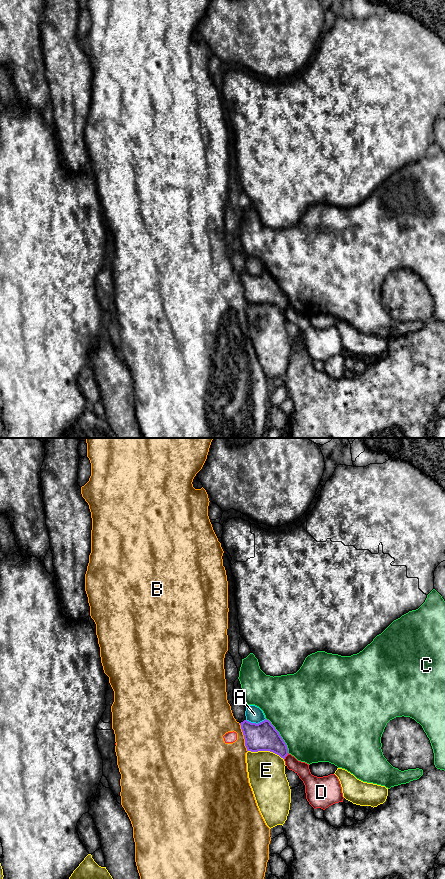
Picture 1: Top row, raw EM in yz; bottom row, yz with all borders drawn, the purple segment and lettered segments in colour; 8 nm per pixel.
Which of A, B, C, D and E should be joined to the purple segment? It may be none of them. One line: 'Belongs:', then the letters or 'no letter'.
Belongs: no letter

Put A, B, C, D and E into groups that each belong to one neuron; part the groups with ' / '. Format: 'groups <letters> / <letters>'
groups A / B D / C / E

